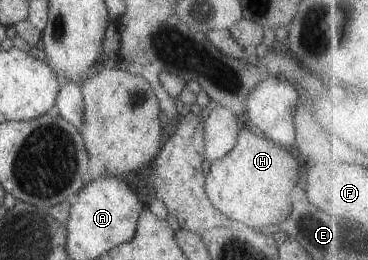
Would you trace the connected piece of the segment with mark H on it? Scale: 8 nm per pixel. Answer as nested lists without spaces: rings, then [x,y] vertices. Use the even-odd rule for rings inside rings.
[[[240,127],[234,148],[210,163],[205,177],[206,196],[226,218],[251,229],[277,225],[288,216],[288,210],[298,195],[301,177],[298,160],[302,159],[292,150],[277,145],[252,127]]]

